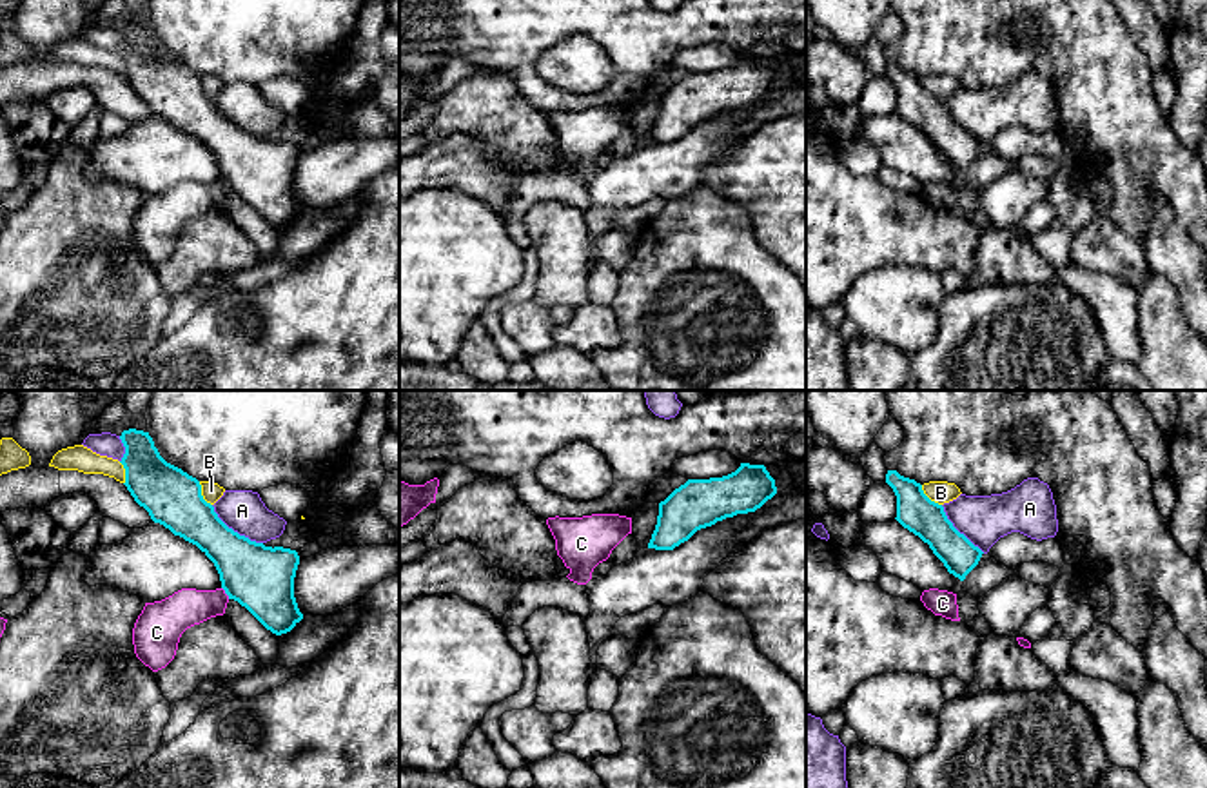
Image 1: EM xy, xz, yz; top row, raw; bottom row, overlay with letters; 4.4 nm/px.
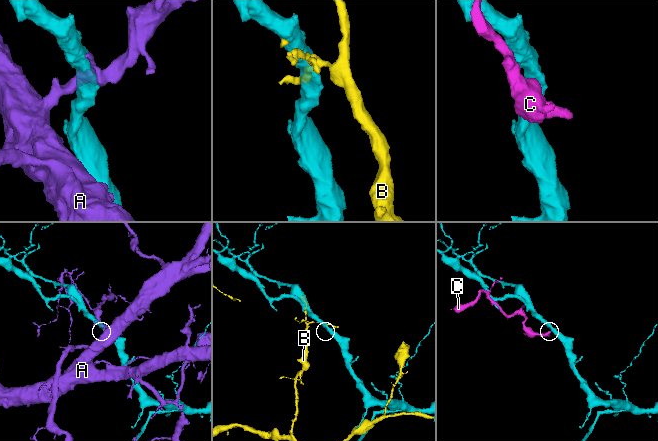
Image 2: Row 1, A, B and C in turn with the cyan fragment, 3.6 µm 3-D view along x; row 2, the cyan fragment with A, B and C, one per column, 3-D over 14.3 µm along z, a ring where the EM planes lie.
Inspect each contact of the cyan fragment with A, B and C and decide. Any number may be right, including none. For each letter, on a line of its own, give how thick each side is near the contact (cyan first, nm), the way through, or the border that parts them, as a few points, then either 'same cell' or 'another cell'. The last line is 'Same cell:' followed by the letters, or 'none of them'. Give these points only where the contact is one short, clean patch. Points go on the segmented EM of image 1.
A: 300 nm thick on the cyan side, 190 nm on the other; another cell
B: 260 nm thick on the cyan side, 90 nm on the other; another cell
C: 300 nm thick on the cyan side, 170 nm on the other; border along xy (222, 587), (229, 598); another cell
Same cell: none of them

